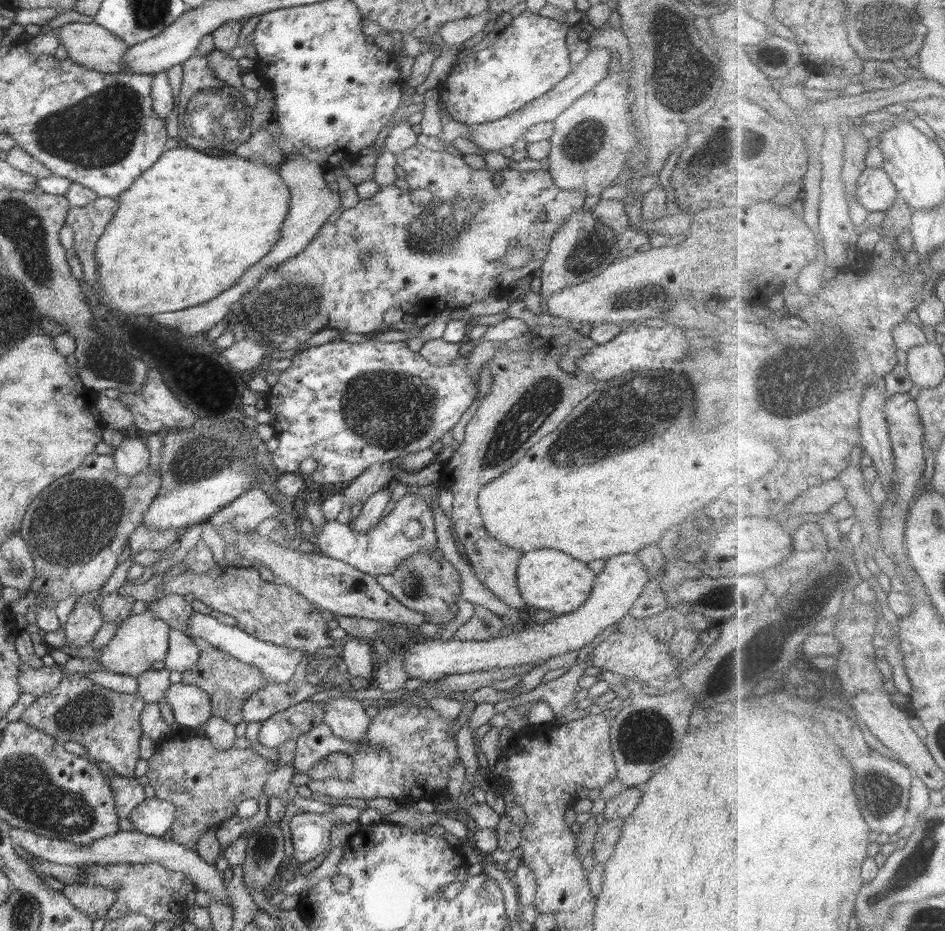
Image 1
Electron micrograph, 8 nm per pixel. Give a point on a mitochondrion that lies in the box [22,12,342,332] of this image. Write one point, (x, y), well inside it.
(100, 131)

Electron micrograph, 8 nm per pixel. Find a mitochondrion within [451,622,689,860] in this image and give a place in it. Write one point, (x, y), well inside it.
(643, 741)

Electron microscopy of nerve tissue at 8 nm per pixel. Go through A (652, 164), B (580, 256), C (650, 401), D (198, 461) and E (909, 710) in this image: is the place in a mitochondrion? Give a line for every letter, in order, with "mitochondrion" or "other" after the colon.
A: other
B: mitochondrion
C: mitochondrion
D: mitochondrion
E: other

